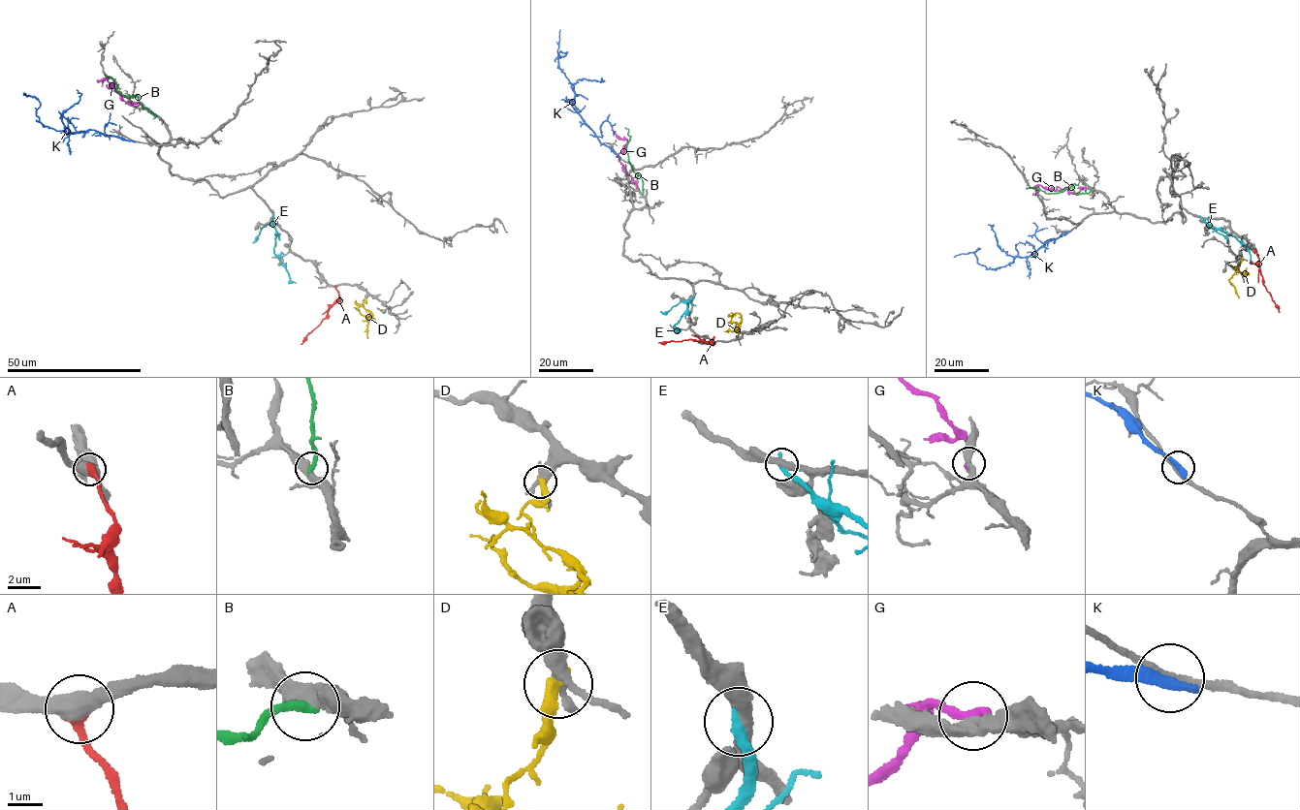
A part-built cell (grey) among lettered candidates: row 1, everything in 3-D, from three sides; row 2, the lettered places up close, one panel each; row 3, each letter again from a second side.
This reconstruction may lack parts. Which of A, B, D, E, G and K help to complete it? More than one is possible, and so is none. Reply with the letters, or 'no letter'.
A

